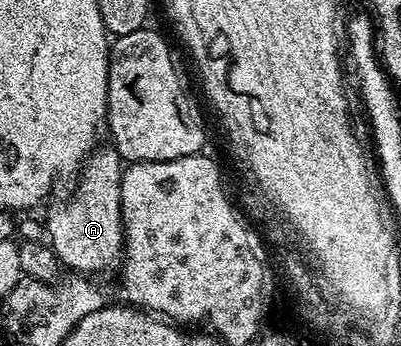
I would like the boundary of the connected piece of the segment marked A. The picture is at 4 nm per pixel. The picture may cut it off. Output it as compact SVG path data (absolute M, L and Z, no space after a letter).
M112 145L90 151L76 176L73 199L57 203L45 219L49 230L48 246L68 270L86 277L101 277L104 271L116 272L123 263L125 230L121 224L121 173L123 160Z

